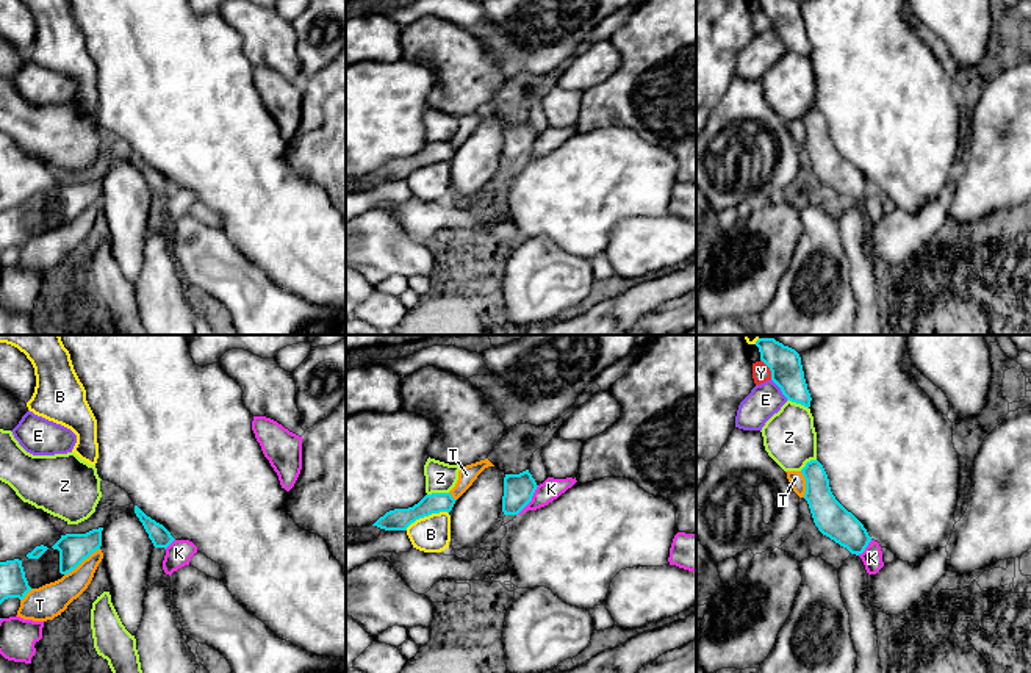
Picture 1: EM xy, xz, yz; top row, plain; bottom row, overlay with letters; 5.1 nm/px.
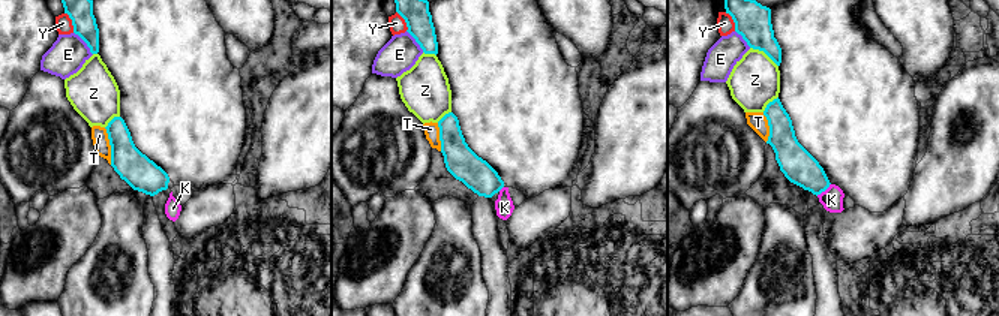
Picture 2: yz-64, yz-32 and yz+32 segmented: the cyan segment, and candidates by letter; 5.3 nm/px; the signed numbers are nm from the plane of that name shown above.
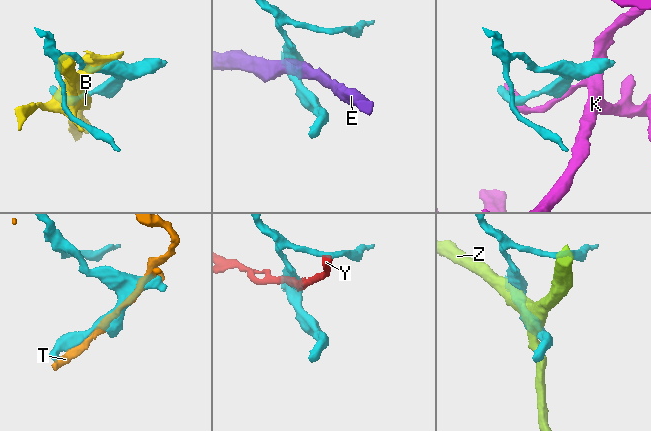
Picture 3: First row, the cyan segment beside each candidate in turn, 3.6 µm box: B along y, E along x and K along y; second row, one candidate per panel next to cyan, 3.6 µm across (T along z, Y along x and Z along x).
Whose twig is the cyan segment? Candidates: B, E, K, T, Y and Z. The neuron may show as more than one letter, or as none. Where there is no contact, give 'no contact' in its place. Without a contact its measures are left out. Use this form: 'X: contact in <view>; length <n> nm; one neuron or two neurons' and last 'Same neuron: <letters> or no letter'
B: contact in xz; length 240 nm; two neurons
E: contact in yz; length 140 nm; two neurons
K: contact in xz; length 190 nm; two neurons
T: contact in xy; length 240 nm; two neurons
Y: contact in yz; length 130 nm; two neurons
Z: contact in xz; length 110 nm; two neurons
Same neuron: no letter

